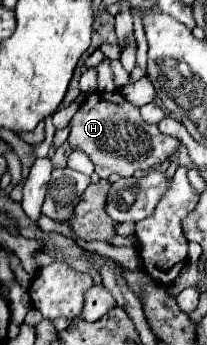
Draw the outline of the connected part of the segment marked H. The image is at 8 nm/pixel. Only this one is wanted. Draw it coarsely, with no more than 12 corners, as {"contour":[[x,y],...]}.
{"contour":[[93,91],[71,119],[71,147],[101,179],[147,171],[179,141],[119,91]]}

